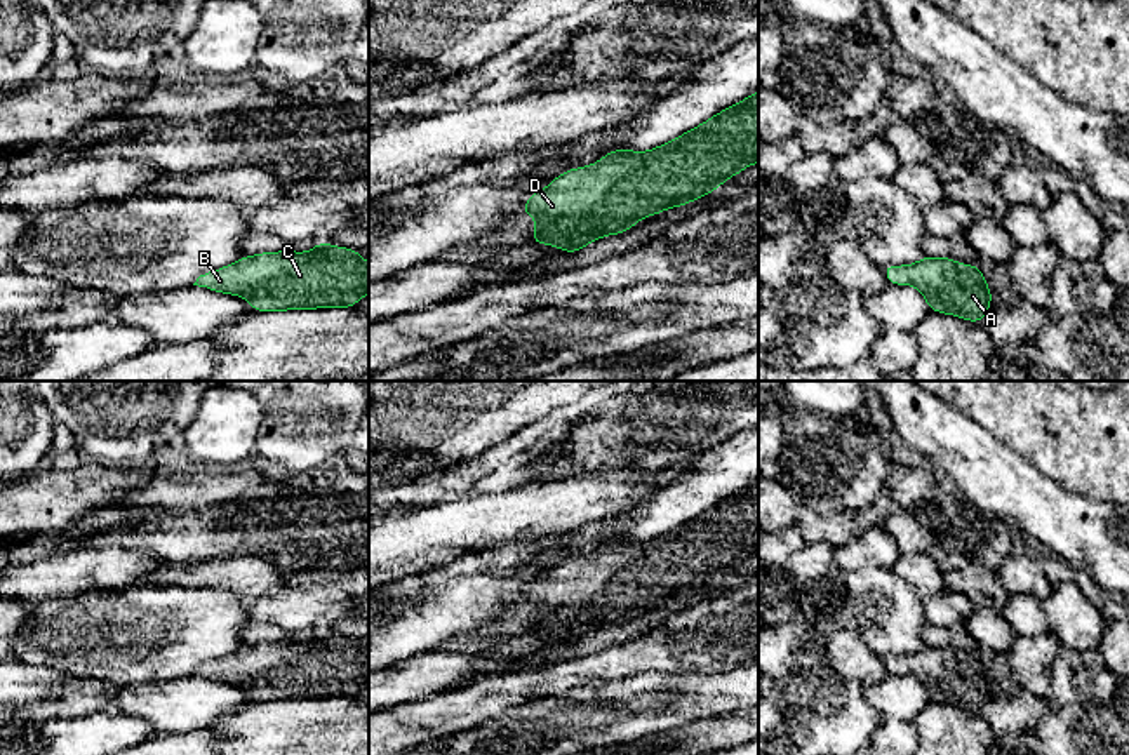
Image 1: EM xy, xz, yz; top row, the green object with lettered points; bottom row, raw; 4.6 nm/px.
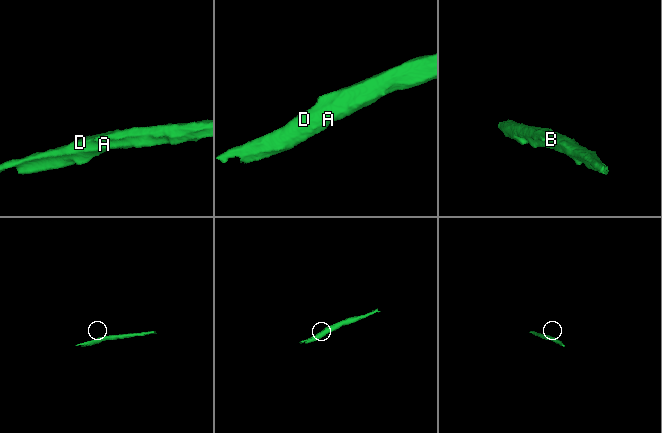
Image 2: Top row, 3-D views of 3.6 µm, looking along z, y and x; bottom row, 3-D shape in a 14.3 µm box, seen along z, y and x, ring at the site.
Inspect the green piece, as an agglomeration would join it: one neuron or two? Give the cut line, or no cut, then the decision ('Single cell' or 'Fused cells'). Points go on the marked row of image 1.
No split. Single cell

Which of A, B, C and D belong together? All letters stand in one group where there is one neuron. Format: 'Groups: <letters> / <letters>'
Groups: A B C D

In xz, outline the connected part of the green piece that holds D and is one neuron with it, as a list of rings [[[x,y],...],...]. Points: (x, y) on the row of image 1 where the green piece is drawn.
[[[758,90],[649,151],[611,150],[597,164],[565,170],[532,193],[520,212],[538,221],[529,242],[572,254],[602,237],[628,231],[647,216],[706,197],[757,162]]]

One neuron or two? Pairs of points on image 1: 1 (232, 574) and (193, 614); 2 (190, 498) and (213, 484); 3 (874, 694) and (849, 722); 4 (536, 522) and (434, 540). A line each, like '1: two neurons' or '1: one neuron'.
1: two neurons
2: one neuron
3: two neurons
4: one neuron

